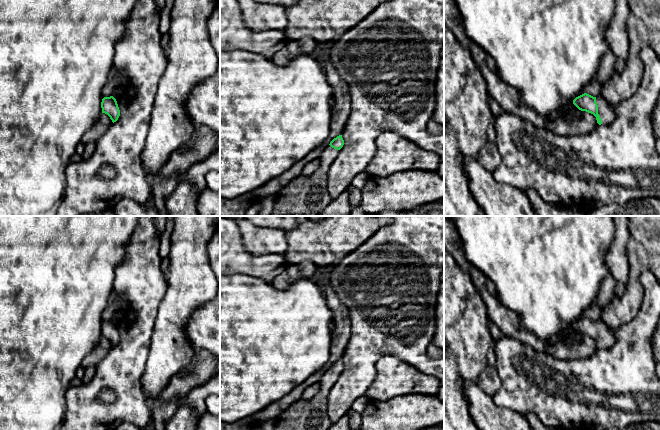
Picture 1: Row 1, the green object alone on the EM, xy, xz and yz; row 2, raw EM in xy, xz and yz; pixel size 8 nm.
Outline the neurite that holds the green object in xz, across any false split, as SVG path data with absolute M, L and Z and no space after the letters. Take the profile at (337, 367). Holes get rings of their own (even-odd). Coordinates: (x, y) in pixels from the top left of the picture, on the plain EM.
M342 359L334 362L321 377L320 391L311 400L300 399L277 418L275 430L327 430L332 422L325 414L328 394L344 369Z

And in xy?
M113 320L104 321L101 326L102 337L107 338L112 346L116 346L120 340L120 334Z

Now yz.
M584 317L573 324L573 328L581 335L586 335L596 341L599 349L610 348L616 342L615 333L602 320L593 321Z

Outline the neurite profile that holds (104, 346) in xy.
M102 337L94 351L83 360L82 366L83 367L87 367L89 365L95 366L110 352L112 348L113 346L110 343L110 341L107 338Z

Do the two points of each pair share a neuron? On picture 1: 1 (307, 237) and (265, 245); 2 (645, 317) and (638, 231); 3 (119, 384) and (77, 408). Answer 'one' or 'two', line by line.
1: two
2: two
3: one

